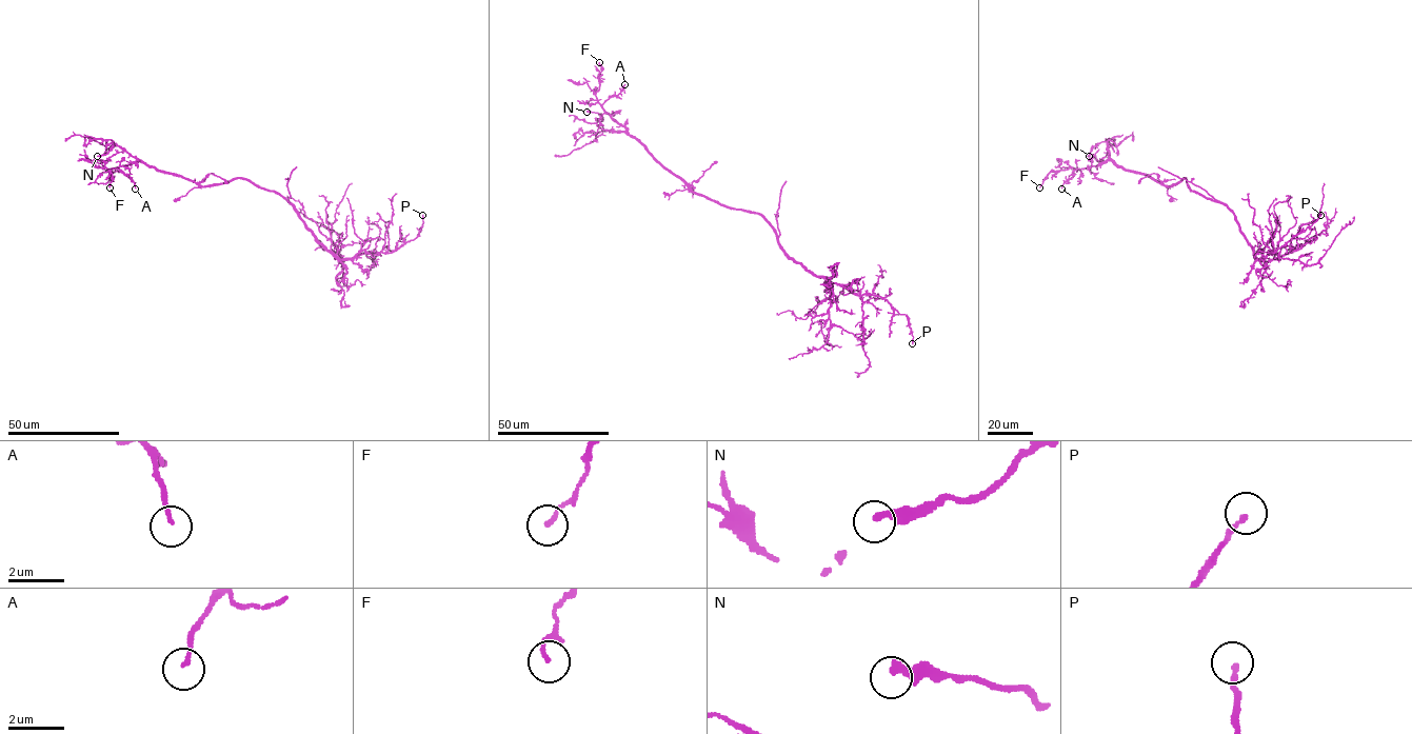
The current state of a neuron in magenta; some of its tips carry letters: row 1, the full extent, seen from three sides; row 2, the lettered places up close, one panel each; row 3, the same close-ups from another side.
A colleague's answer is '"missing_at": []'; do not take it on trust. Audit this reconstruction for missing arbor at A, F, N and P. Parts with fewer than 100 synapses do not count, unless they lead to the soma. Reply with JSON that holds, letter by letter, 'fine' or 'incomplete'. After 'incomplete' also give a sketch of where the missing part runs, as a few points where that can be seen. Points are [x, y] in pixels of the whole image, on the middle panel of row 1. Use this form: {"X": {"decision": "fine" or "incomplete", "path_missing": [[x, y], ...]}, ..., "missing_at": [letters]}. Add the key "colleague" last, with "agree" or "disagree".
{"A": {"decision": "fine"}, "F": {"decision": "fine"}, "N": {"decision": "fine"}, "P": {"decision": "fine"}, "missing_at": [], "colleague": "agree"}

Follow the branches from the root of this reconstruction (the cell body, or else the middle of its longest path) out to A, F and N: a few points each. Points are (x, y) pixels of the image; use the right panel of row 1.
A: (1195, 192), (1184, 178), (1177, 183), (1164, 185), (1111, 161), (1076, 169), (1061, 189)
F: (1195, 192), (1184, 178), (1177, 183), (1164, 185), (1111, 161), (1088, 167), (1051, 171), (1039, 187)
N: (1195, 192), (1184, 178), (1164, 185), (1119, 166), (1109, 157), (1106, 141), (1094, 145), (1089, 156)

